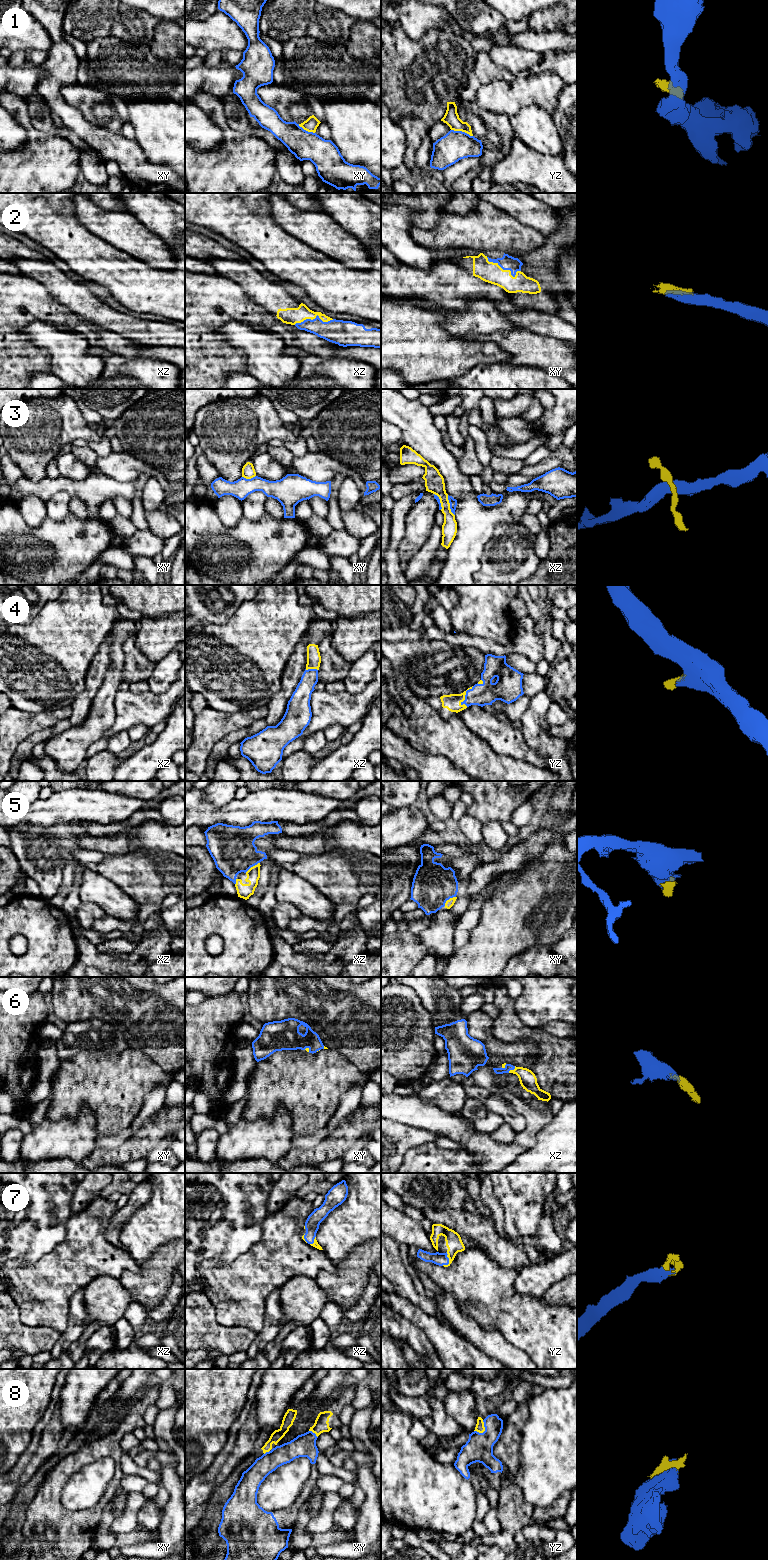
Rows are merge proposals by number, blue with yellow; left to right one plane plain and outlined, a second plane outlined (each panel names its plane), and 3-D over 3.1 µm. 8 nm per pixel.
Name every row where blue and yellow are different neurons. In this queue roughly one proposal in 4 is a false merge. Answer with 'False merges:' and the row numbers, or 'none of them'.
False merges: 1, 3

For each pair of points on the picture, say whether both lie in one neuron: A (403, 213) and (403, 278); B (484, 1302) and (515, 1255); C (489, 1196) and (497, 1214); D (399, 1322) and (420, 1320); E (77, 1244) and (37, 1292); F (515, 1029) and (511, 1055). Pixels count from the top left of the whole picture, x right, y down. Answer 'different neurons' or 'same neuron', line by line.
A: different neurons
B: different neurons
C: same neuron
D: different neurons
E: same neuron
F: different neurons

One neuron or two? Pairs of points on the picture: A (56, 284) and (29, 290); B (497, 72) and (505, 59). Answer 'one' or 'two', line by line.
A: two
B: two

